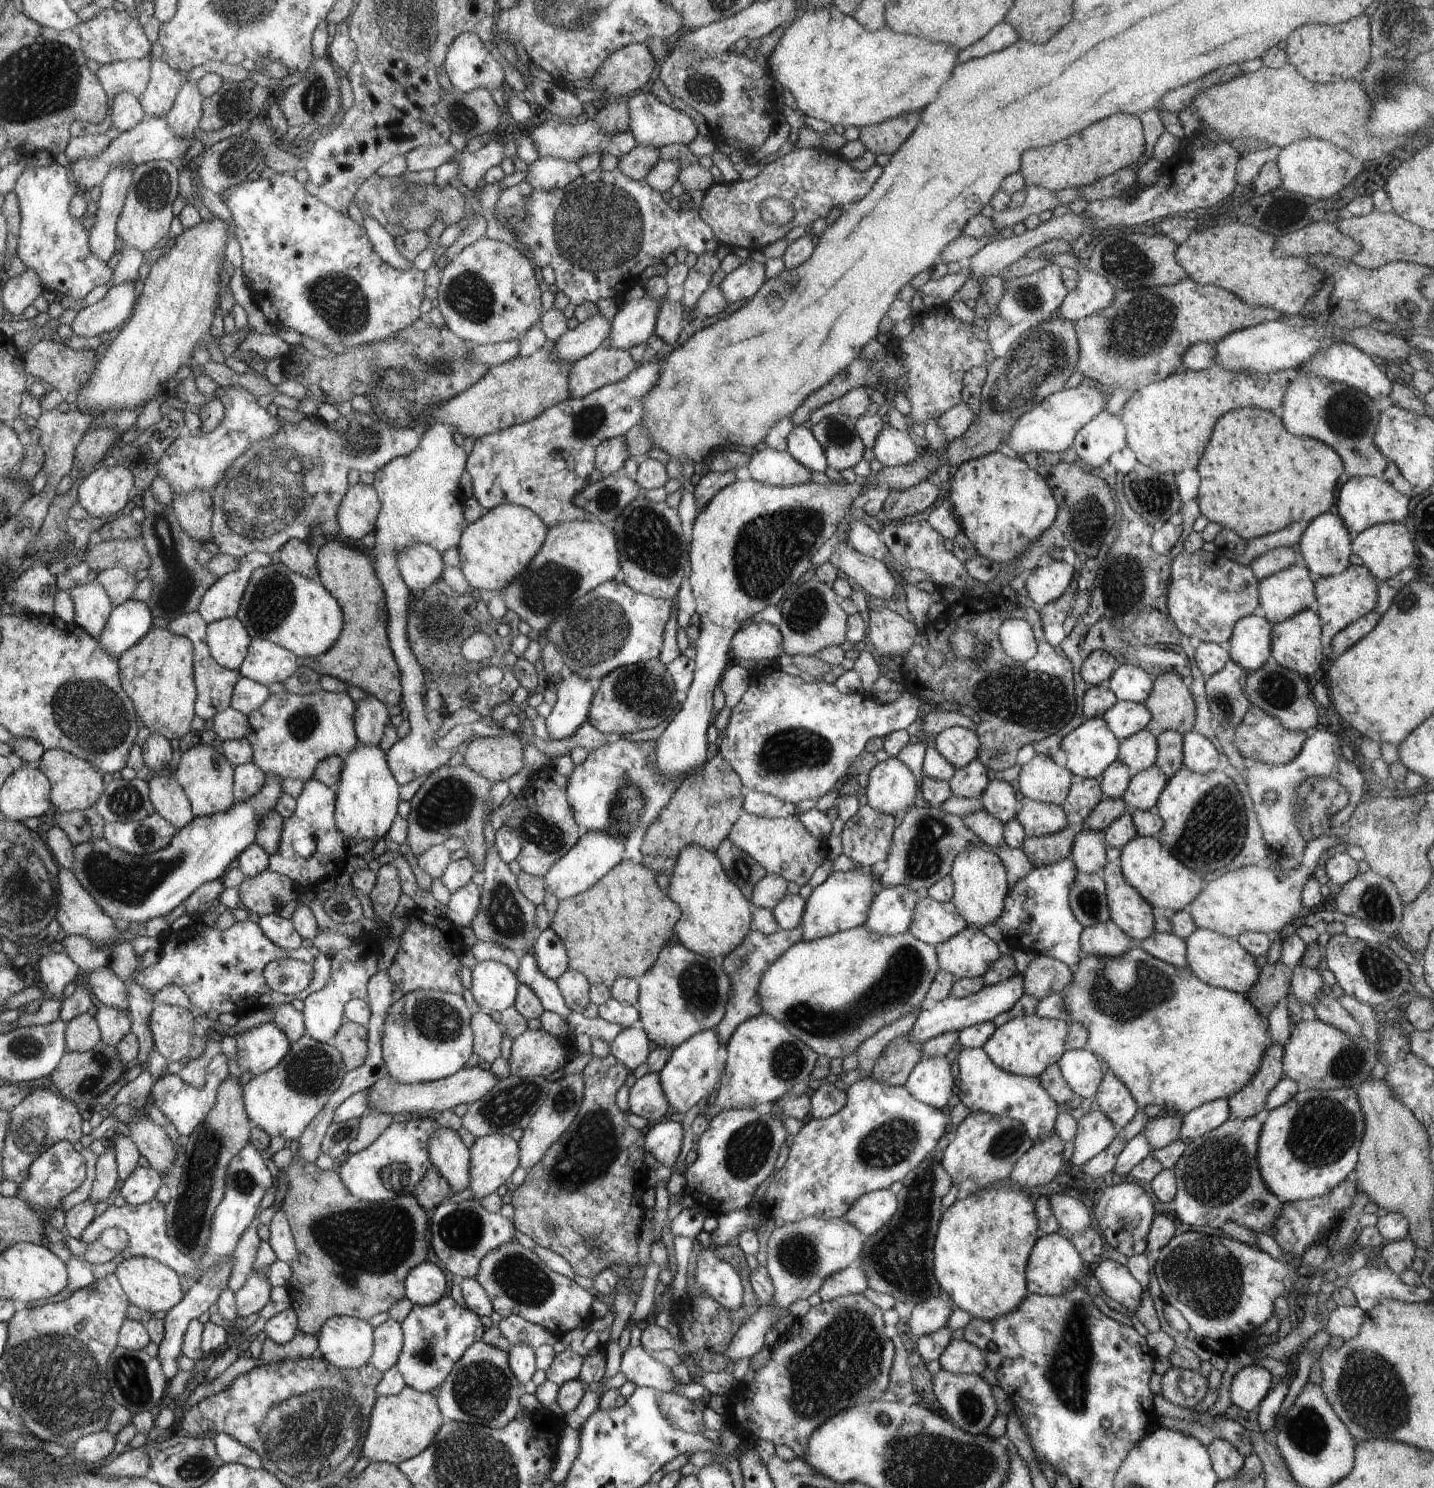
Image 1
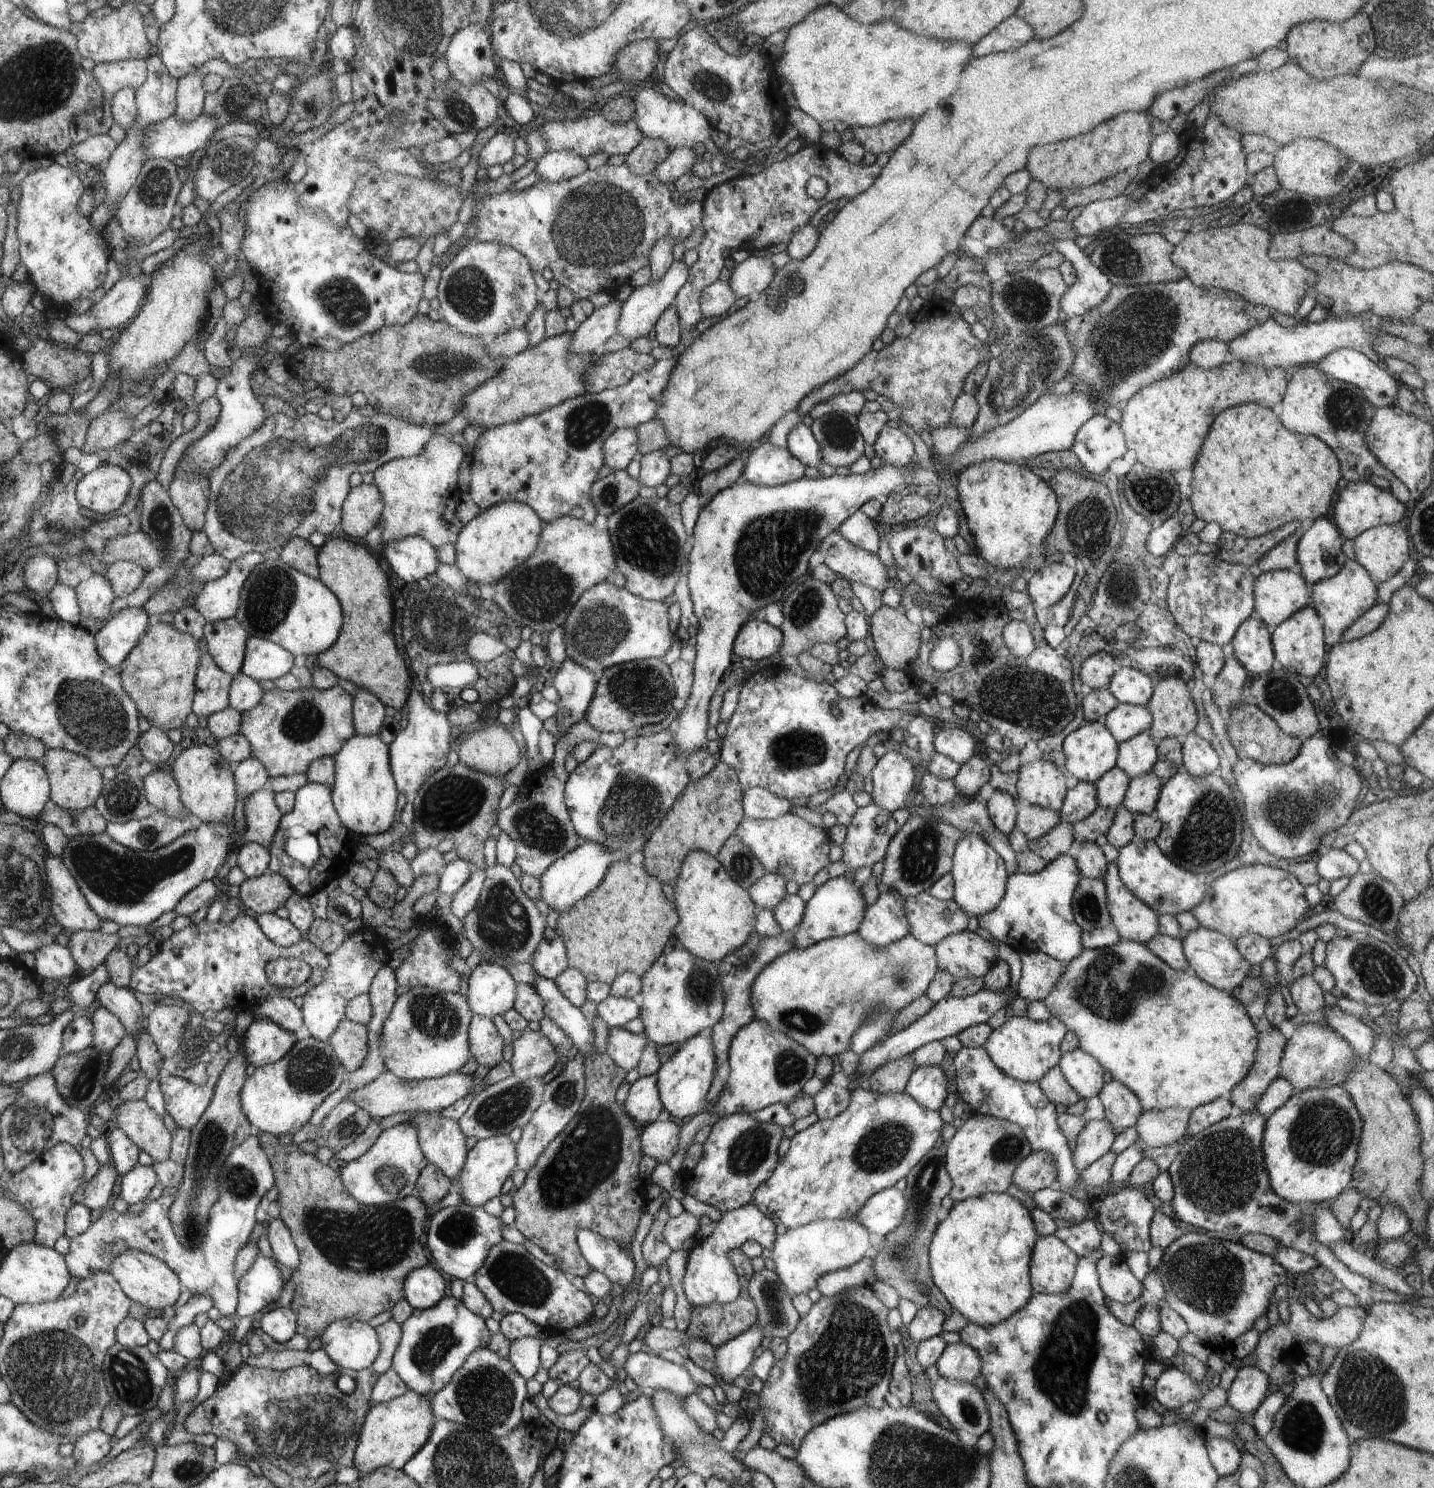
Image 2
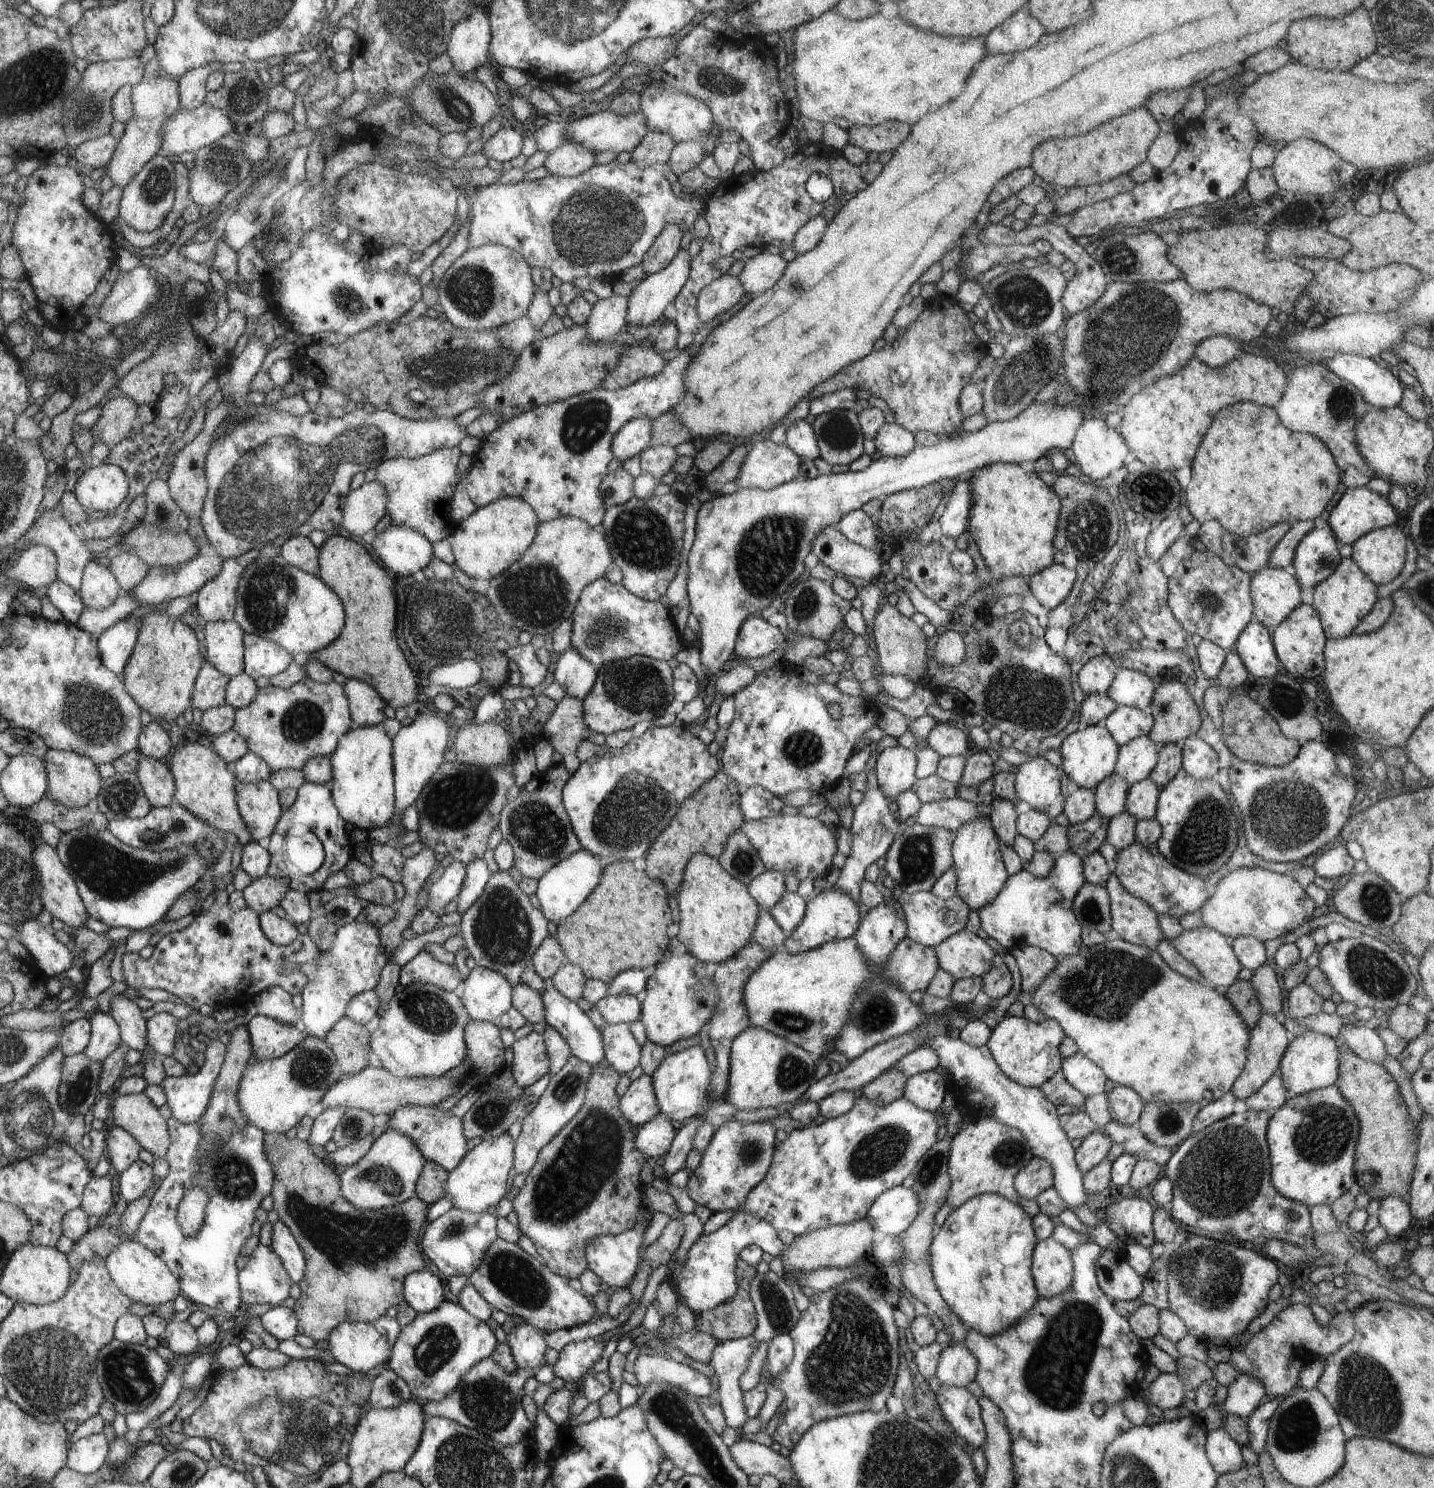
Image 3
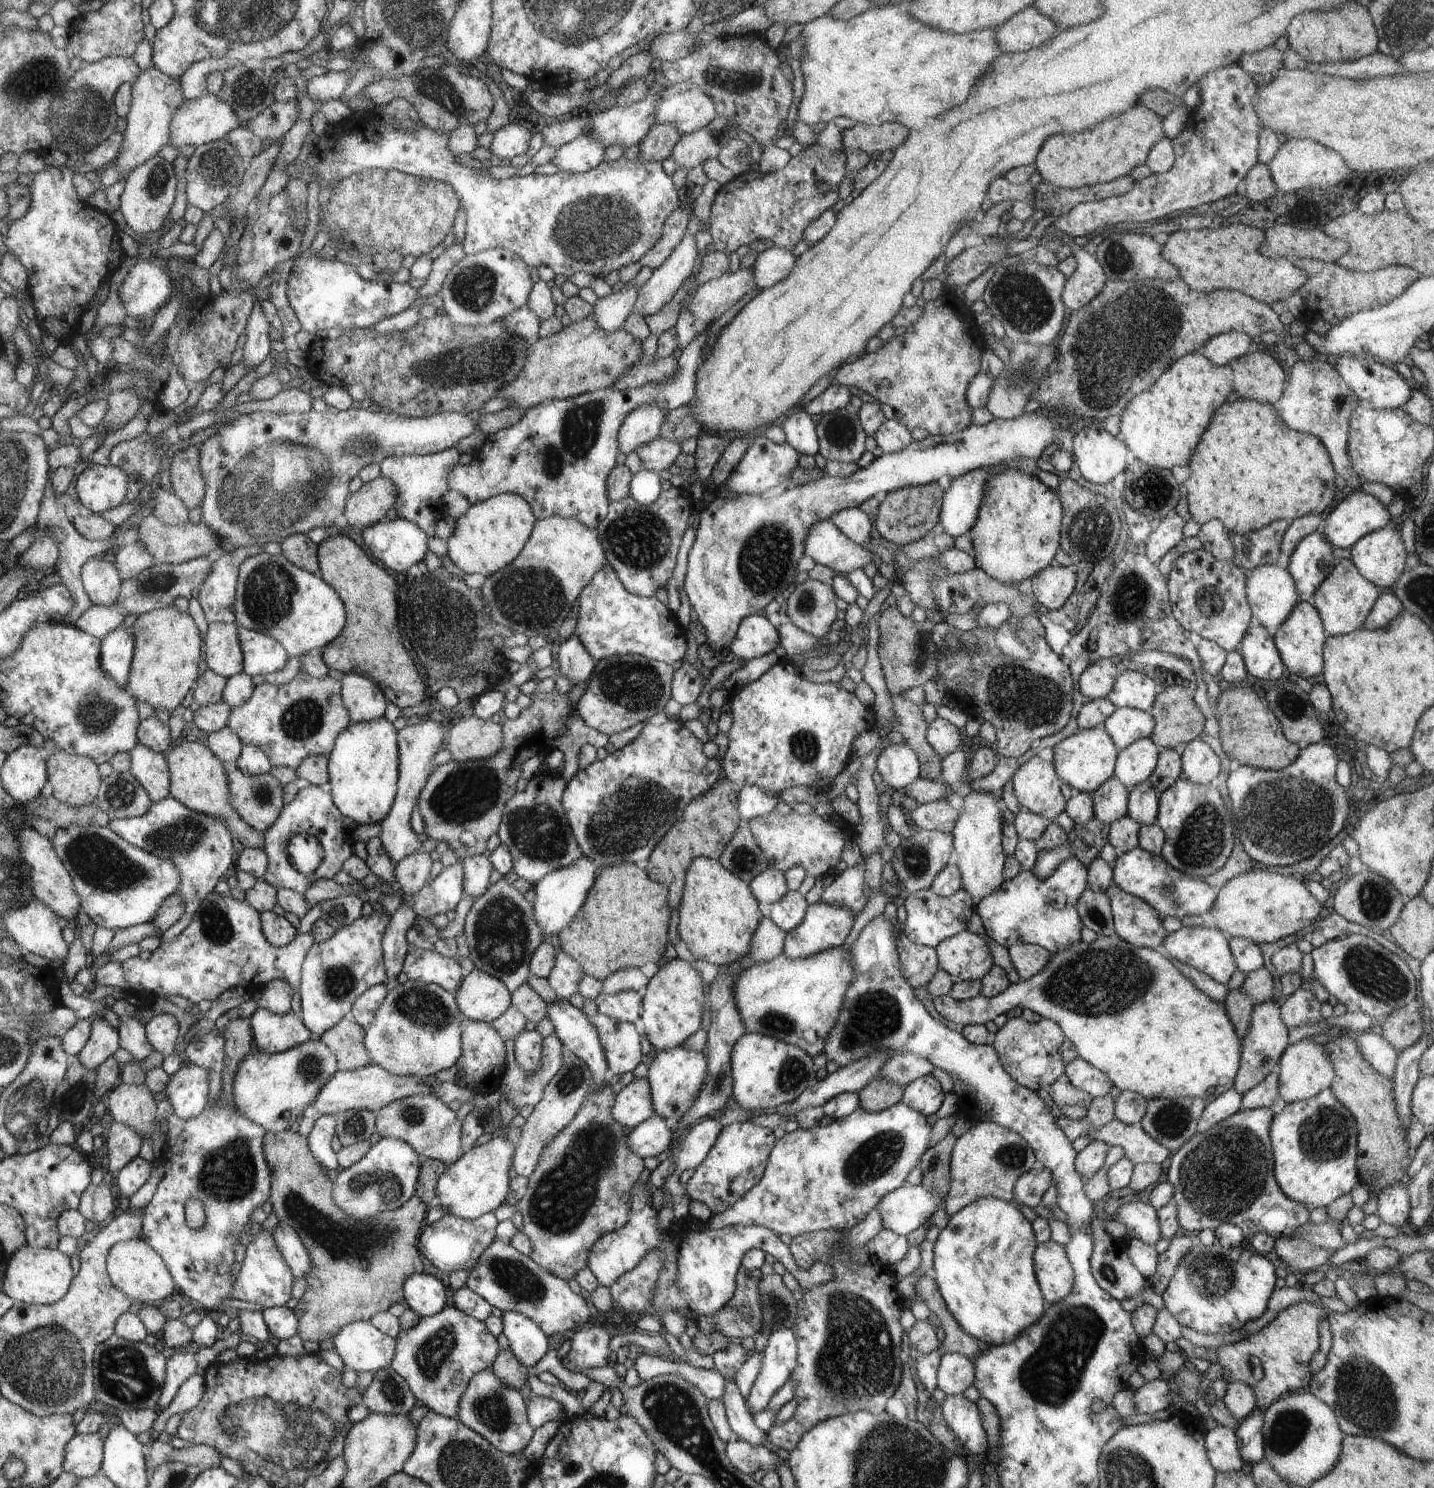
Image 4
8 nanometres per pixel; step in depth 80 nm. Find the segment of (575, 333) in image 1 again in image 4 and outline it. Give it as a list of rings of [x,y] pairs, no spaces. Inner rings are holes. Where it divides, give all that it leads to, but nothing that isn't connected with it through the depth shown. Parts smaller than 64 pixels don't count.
[[[624,285],[620,292],[614,292],[611,296],[597,301],[594,307],[594,318],[596,324],[600,324],[602,330],[612,332],[623,327],[629,314],[634,311],[638,300],[640,287]]]

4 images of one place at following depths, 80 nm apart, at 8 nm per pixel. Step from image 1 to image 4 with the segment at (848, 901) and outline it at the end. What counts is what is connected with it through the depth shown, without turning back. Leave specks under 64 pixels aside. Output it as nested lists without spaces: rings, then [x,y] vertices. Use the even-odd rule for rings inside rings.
[[[820,899],[816,904],[807,906],[807,912],[801,924],[786,934],[783,953],[789,959],[810,958],[830,948],[840,948],[850,934],[855,923],[854,914],[848,908],[840,908],[836,904],[826,904]]]

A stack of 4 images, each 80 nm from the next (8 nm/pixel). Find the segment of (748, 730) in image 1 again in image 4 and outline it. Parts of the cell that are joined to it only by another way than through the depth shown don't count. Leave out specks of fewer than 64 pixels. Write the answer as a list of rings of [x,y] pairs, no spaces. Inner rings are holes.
[[[781,660],[776,665],[772,666],[768,672],[762,674],[761,678],[758,678],[755,682],[750,682],[742,688],[735,689],[729,696],[728,703],[732,706],[732,727],[728,732],[728,745],[721,762],[724,768],[724,777],[728,781],[732,781],[732,785],[738,786],[736,790],[741,790],[742,786],[755,785],[766,790],[772,790],[772,792],[782,793],[788,789],[792,789],[796,786],[804,786],[807,788],[816,788],[820,790],[826,790],[832,784],[832,780],[842,772],[842,770],[849,764],[853,756],[852,741],[856,739],[860,733],[867,732],[875,728],[875,713],[872,708],[862,706],[862,702],[858,700],[855,694],[850,694],[840,683],[828,683],[828,684],[814,684],[814,682],[808,682],[804,680],[798,670],[790,664],[790,662],[784,662]]]

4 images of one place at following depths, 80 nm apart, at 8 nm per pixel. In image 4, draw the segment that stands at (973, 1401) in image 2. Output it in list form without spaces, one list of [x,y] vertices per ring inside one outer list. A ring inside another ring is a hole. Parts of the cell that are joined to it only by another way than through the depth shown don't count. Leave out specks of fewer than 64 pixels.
[[[963,1394],[946,1396],[940,1412],[958,1442],[976,1457],[984,1457],[989,1447],[988,1436],[982,1427],[976,1403]]]

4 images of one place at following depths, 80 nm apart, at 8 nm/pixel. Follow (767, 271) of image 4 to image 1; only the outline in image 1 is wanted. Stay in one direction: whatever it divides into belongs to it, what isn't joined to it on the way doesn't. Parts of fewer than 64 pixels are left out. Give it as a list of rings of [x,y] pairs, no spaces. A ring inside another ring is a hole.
[[[748,259],[734,272],[728,273],[719,284],[719,289],[727,301],[750,300],[768,280],[766,268],[762,263]]]

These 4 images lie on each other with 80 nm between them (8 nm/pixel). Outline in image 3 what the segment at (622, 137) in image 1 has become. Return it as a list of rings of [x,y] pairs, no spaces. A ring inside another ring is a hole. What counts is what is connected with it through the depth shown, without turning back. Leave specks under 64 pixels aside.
[[[607,110],[577,120],[569,118],[566,130],[568,141],[574,140],[594,153],[610,151],[618,155],[622,151],[633,152],[649,131],[646,116],[640,110],[629,115],[619,115]]]

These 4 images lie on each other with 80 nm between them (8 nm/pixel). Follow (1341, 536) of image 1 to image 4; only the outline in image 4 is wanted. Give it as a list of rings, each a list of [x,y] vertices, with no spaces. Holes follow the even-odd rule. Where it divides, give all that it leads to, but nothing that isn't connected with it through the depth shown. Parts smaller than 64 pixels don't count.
[[[1320,531],[1313,532],[1296,544],[1287,572],[1294,580],[1301,601],[1311,601],[1316,588],[1330,575],[1337,562],[1330,542]]]

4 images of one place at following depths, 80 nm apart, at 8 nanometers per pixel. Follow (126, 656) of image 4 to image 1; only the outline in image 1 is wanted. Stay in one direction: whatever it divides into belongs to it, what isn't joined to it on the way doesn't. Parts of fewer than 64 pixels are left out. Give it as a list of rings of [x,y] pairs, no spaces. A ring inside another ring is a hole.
[[[129,599],[112,609],[99,636],[100,646],[114,658],[126,652],[132,645],[138,644],[153,627],[154,615],[148,605],[138,599]]]

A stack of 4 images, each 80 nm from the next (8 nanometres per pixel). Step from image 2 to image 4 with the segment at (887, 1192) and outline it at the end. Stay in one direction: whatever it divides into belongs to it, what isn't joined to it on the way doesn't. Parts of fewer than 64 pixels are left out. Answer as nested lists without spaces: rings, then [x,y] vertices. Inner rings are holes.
[[[905,1184],[886,1194],[875,1208],[882,1216],[884,1229],[906,1236],[924,1226],[940,1209],[940,1204],[946,1204],[946,1195],[940,1196],[921,1185]]]

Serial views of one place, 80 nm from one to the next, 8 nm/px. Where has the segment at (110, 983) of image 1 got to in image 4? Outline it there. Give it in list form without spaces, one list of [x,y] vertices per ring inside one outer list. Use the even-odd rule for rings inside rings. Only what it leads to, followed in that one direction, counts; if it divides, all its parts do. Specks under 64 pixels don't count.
[[[130,1014],[119,1019],[119,1047],[128,1051],[138,1063],[149,1058],[155,1051],[147,1040],[145,1025]]]

